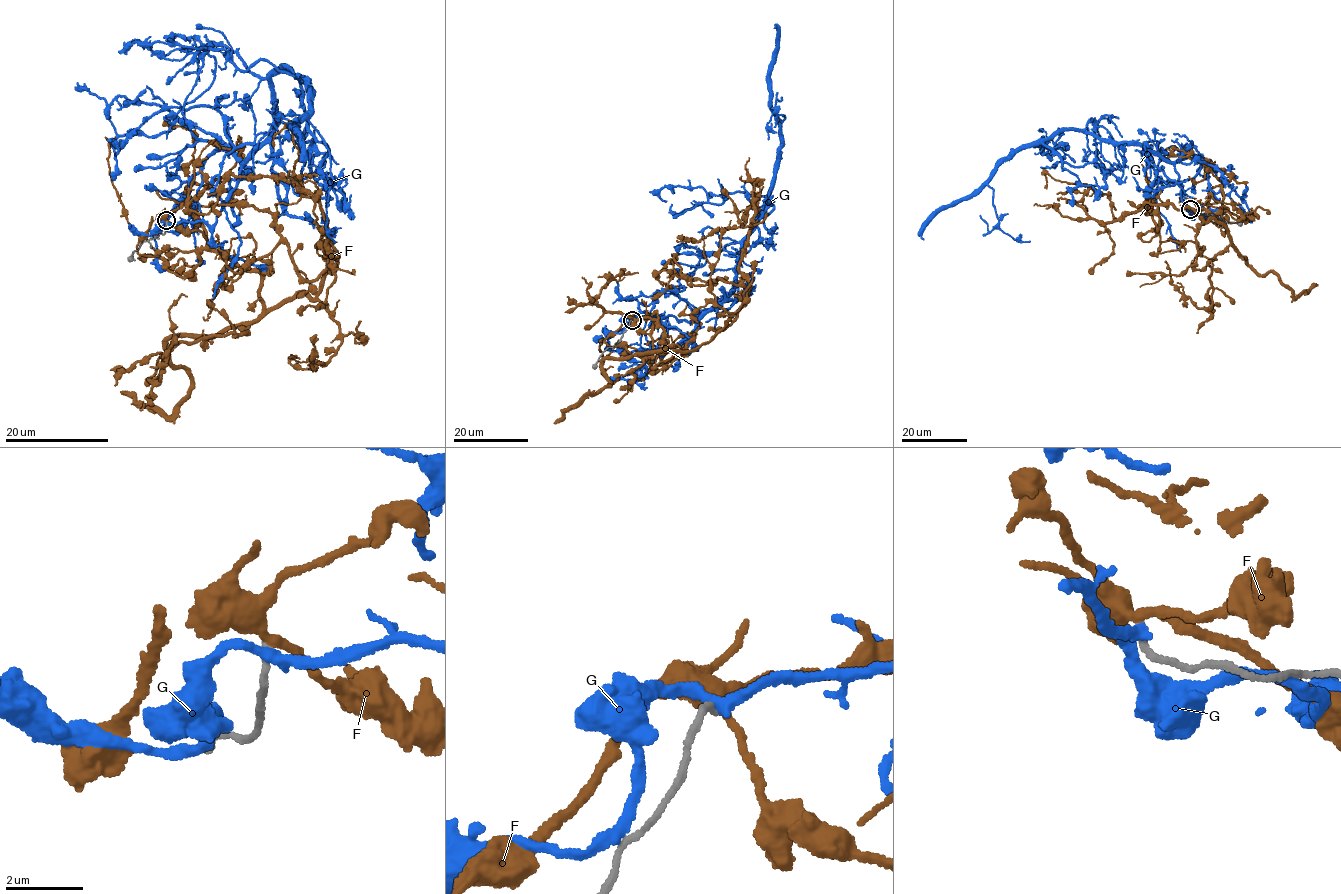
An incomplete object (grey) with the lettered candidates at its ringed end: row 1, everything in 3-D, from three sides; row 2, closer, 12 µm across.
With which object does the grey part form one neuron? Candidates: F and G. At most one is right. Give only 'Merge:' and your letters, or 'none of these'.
Merge: none of these

